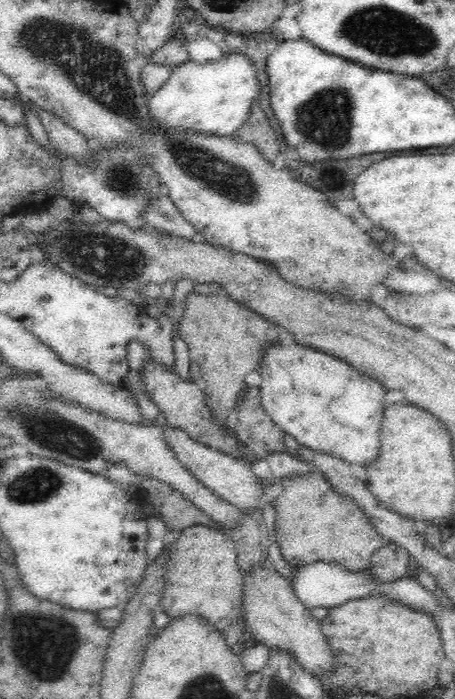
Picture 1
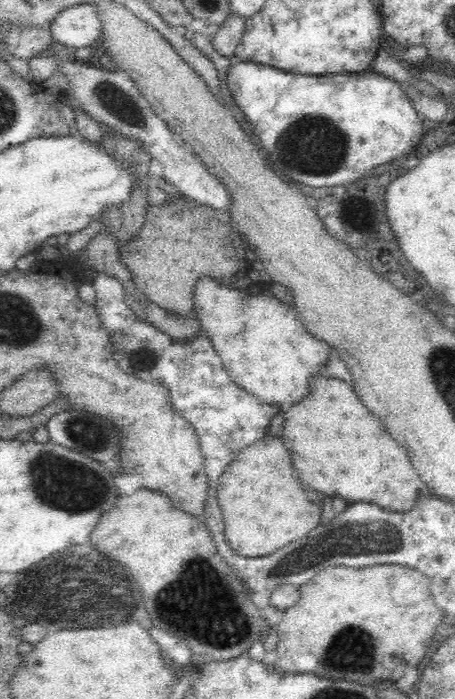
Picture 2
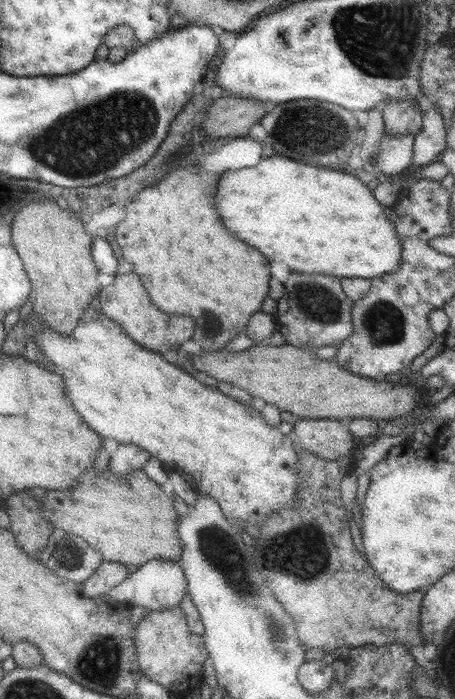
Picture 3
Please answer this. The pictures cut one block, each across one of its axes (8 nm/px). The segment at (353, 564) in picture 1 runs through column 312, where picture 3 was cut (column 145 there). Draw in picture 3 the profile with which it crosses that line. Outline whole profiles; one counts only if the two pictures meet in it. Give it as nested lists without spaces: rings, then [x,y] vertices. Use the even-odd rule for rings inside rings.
[[[92,467],[83,474],[81,482],[69,490],[45,492],[40,500],[40,513],[53,529],[61,529],[76,537],[81,537],[89,546],[96,548],[103,561],[121,563],[129,573],[135,572],[138,566],[151,559],[175,560],[182,553],[176,526],[178,515],[173,509],[176,499],[167,487],[162,487],[151,481],[145,472],[136,470],[133,474],[117,478],[110,470],[101,475],[95,475]]]

